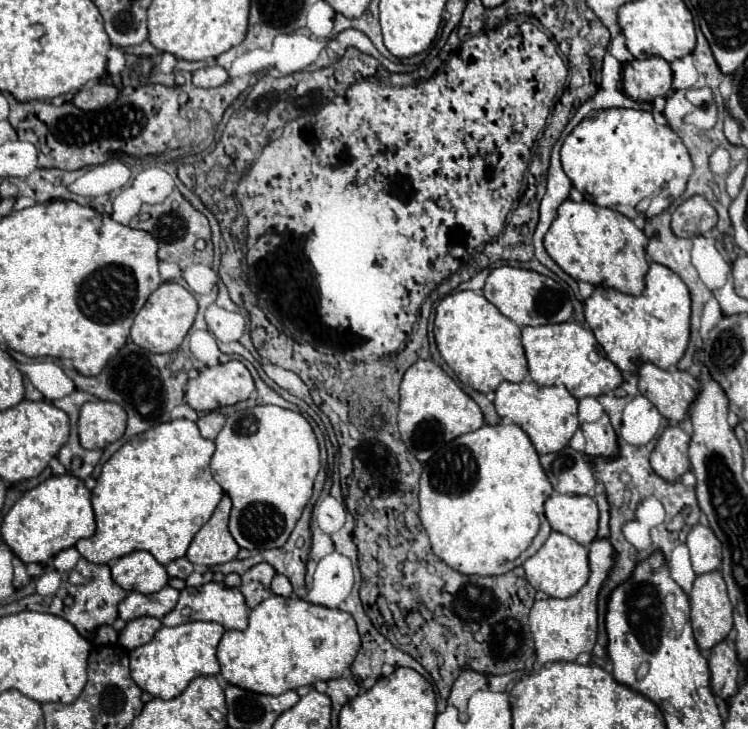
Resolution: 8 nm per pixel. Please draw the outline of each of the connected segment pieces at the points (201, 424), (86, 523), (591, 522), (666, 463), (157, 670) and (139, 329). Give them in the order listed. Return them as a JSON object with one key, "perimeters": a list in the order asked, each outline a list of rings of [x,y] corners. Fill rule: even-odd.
{"perimeters":[[[[217,411],[205,413],[205,415],[201,415],[197,419],[197,427],[199,427],[199,431],[201,431],[201,435],[205,439],[215,439],[217,433],[221,431],[223,423],[225,423],[225,417],[221,413],[217,413]]],[[[73,475],[49,477],[35,489],[27,491],[5,515],[1,535],[5,545],[23,561],[45,565],[59,551],[73,547],[79,539],[95,533],[95,513],[91,507],[91,493],[81,479]]],[[[553,493],[545,501],[545,517],[553,531],[569,535],[581,545],[589,545],[597,535],[597,503],[587,495]]],[[[667,425],[651,451],[651,467],[665,481],[677,481],[689,469],[689,435],[679,425]]],[[[189,621],[177,627],[161,627],[153,641],[135,647],[131,657],[131,677],[147,693],[159,699],[175,699],[185,691],[191,679],[199,675],[217,675],[219,663],[215,647],[223,637],[223,625],[213,621]]],[[[161,283],[151,293],[143,309],[137,313],[131,327],[131,339],[139,347],[145,347],[145,351],[157,351],[157,353],[175,351],[185,339],[187,331],[191,329],[195,313],[197,313],[197,301],[185,287],[181,287],[179,283]]]]}

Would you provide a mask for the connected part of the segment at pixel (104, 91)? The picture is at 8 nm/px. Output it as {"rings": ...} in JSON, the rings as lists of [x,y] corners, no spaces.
{"rings":[[[93,83],[89,87],[83,87],[75,97],[73,103],[83,111],[95,111],[101,107],[107,107],[117,99],[119,91],[113,85],[107,83]]]}

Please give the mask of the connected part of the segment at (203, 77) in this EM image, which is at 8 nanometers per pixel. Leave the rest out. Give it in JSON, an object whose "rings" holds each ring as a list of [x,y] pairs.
{"rings":[[[211,65],[211,67],[199,69],[193,73],[193,85],[197,85],[197,87],[219,87],[227,79],[229,79],[227,71],[219,65]]]}

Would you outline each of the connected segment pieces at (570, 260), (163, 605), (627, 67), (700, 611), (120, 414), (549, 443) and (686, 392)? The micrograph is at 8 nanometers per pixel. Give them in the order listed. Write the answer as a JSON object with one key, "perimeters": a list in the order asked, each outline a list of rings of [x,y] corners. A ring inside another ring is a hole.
{"perimeters":[[[[565,199],[545,235],[545,249],[555,263],[577,281],[613,287],[629,295],[639,295],[645,287],[645,271],[649,269],[645,233],[637,229],[629,217],[613,209],[599,207],[585,199],[579,203]]],[[[163,587],[157,593],[143,595],[137,591],[131,591],[121,603],[119,603],[119,617],[123,621],[133,621],[143,615],[151,615],[157,619],[163,619],[177,603],[179,591],[173,587]]],[[[651,55],[643,61],[633,59],[623,65],[625,93],[635,101],[651,103],[655,97],[667,97],[671,91],[671,67],[665,59]]],[[[719,571],[697,575],[691,589],[691,623],[699,649],[711,649],[723,641],[731,627],[731,601]]],[[[93,401],[81,407],[79,439],[85,449],[103,449],[125,433],[127,413],[111,401]]],[[[503,381],[495,391],[495,409],[501,419],[519,425],[539,455],[555,453],[569,445],[573,433],[579,429],[577,399],[563,387],[541,387],[537,383],[511,383]]],[[[643,363],[637,369],[637,381],[639,393],[645,395],[669,423],[685,421],[689,405],[699,393],[697,379],[677,367],[661,369],[653,363]]]]}

